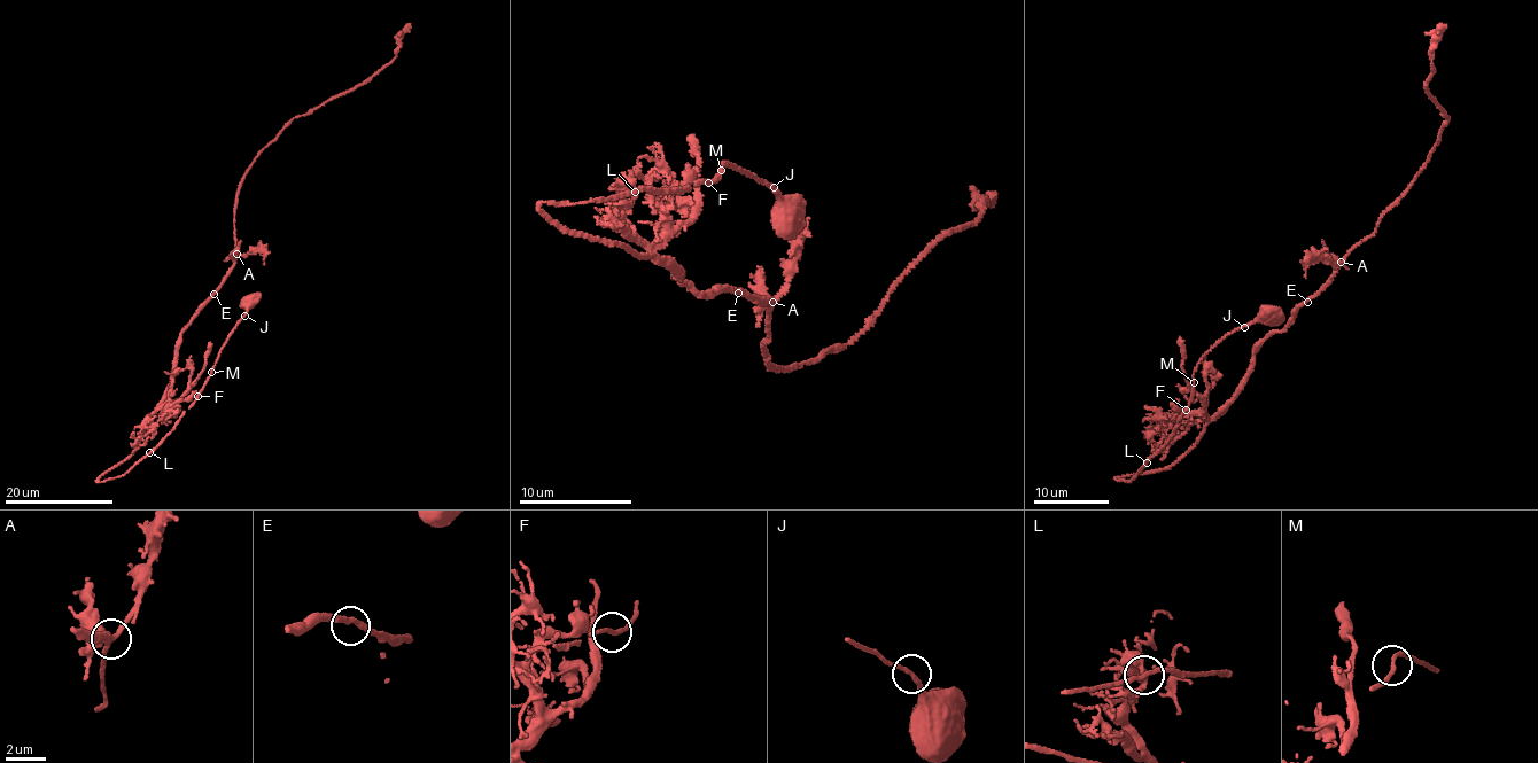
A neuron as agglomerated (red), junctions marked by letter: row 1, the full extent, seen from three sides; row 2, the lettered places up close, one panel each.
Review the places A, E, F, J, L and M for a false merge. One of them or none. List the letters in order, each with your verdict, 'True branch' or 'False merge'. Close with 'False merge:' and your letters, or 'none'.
A: True branch
E: True branch
F: True branch
J: True branch
L: True branch
M: True branch
False merge: none

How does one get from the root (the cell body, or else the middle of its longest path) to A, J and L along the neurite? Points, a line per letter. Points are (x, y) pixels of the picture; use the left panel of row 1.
A: (212, 293), (237, 254)
J: (212, 293), (180, 336), (173, 378), (157, 409), (178, 401), (193, 403), (218, 353), (246, 314)
L: (212, 293), (185, 326), (170, 389), (134, 451), (96, 481), (124, 475), (149, 452)

